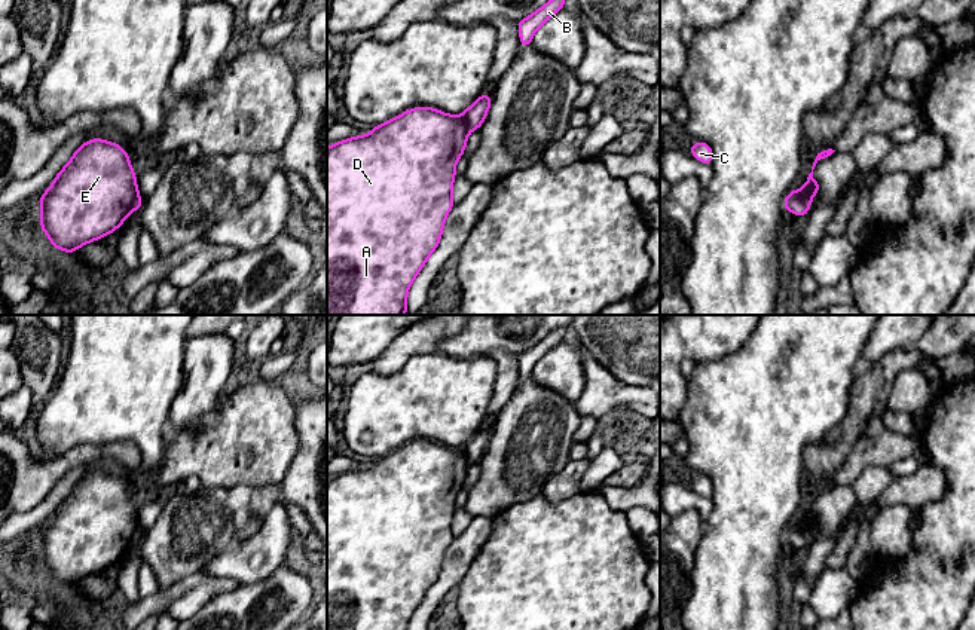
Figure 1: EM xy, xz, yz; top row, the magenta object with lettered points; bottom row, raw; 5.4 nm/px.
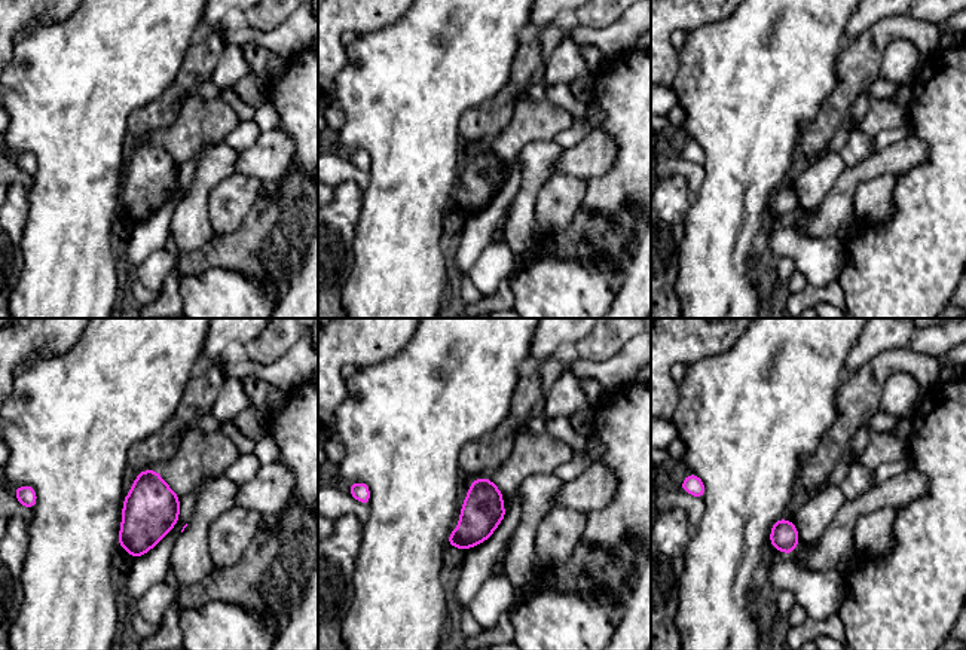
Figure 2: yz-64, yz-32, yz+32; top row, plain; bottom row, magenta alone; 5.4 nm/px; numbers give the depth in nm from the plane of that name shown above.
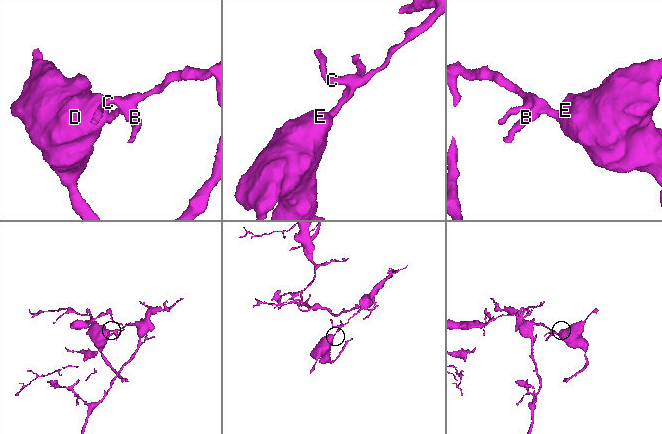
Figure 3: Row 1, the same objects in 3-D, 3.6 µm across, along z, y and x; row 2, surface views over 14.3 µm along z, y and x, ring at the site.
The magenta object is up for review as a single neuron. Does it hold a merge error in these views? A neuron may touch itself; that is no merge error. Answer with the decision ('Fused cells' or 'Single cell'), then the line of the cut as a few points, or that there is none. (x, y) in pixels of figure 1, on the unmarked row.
Fused cells. Split along yz (800, 523), (810, 538)

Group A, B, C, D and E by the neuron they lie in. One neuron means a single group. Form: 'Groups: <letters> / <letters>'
Groups: A D E / B C

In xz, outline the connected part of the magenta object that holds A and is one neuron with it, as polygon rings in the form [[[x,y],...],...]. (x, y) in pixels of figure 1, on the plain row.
[[[421,438],[375,459],[367,468],[342,472],[327,480],[327,630],[407,630],[413,612],[438,579],[446,550],[455,538],[452,533],[455,499],[464,487],[468,467],[470,462],[461,449]]]

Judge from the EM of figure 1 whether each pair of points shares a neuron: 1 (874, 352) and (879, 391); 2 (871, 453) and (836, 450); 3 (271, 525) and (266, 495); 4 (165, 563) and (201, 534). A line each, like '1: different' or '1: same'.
1: different
2: different
3: different
4: same

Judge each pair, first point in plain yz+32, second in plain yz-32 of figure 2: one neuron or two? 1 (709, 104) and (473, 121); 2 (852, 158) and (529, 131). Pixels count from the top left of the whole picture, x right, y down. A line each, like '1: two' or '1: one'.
1: two
2: two

